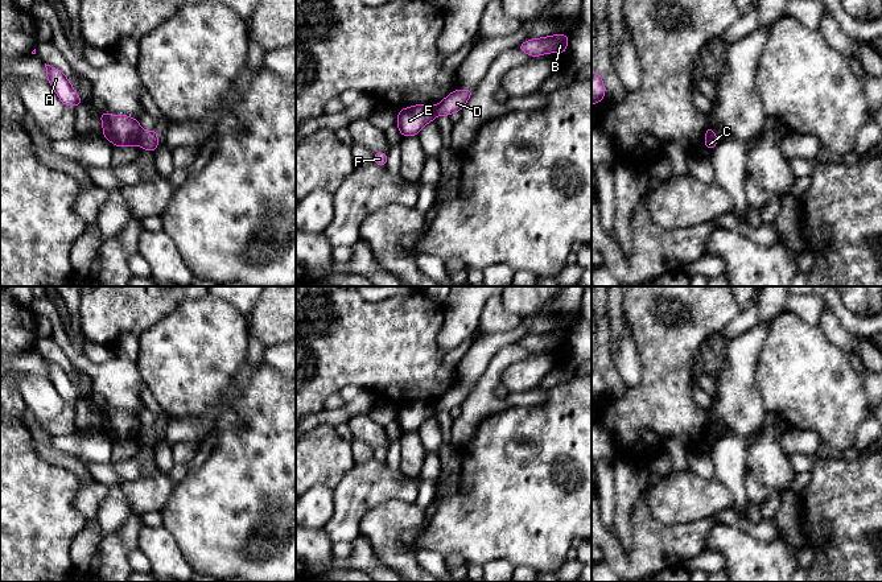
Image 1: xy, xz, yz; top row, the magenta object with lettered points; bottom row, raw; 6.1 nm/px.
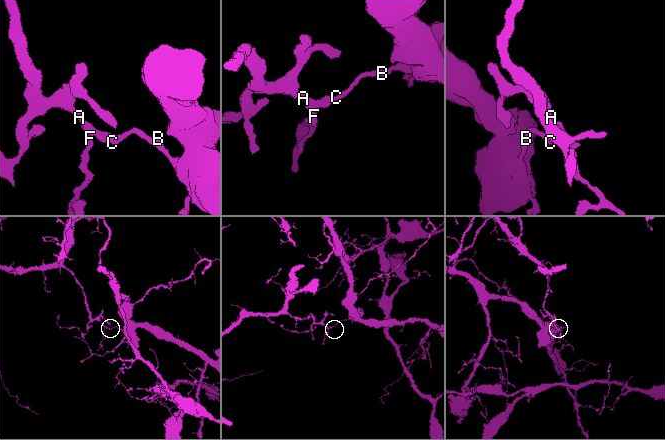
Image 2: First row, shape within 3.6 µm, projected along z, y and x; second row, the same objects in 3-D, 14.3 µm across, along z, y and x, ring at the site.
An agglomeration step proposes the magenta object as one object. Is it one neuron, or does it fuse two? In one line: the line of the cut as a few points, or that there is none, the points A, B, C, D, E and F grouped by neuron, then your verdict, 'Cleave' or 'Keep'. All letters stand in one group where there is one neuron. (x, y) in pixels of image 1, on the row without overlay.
Split along xy (140, 425), (135, 438). Groups: A E F / B C D. Cleave

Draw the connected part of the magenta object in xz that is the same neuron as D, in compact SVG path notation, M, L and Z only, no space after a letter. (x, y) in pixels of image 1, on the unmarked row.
M456 385L450 388L441 399L434 401L436 410L450 412L456 406L462 406L473 388L474 385Z

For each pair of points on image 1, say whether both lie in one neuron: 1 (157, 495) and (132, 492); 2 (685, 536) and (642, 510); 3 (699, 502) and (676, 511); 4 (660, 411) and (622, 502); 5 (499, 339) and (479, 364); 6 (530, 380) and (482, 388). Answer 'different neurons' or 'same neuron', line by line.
1: same neuron
2: same neuron
3: same neuron
4: different neurons
5: same neuron
6: different neurons

